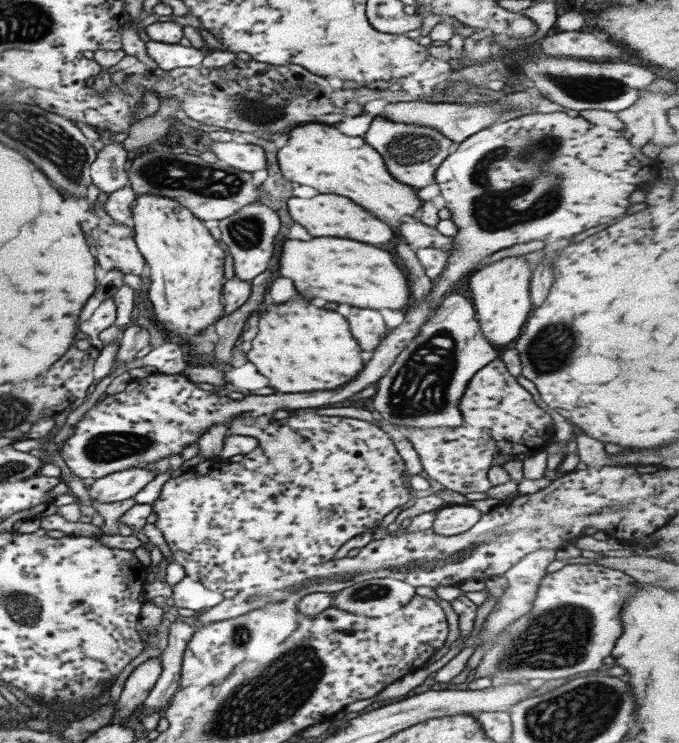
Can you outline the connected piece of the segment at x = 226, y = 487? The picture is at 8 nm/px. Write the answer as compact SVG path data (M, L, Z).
M246 414L234 416L233 421L229 426L228 433L230 435L252 436L257 438L258 446L239 462L218 464L218 468L210 469L204 475L196 470L188 470L182 472L176 478L168 479L160 490L160 496L151 508L156 514L156 522L154 526L161 530L170 551L172 551L174 562L184 568L186 576L196 576L202 586L213 591L223 593L225 590L244 590L250 586L258 586L262 582L266 582L268 578L278 578L282 574L290 574L290 572L304 572L308 566L312 564L322 564L328 560L335 559L335 554L340 547L350 539L362 534L380 522L394 508L402 506L408 502L412 496L408 493L408 489L404 484L402 472L406 470L404 461L392 439L389 435L368 421L359 420L356 418L340 417L340 416L321 416L318 414L296 414L292 418L284 418L284 420L273 419L273 414L264 414L252 418Z

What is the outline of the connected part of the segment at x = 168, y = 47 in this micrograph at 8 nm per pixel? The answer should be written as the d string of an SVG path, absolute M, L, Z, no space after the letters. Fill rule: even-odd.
M149 40L145 42L148 57L164 71L178 68L199 68L203 59L202 52L194 47L186 47L178 44L168 44Z

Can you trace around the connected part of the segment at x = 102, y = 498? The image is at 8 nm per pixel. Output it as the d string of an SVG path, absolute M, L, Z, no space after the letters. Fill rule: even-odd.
M148 465L129 468L97 478L88 492L92 499L103 503L120 502L136 496L156 476Z

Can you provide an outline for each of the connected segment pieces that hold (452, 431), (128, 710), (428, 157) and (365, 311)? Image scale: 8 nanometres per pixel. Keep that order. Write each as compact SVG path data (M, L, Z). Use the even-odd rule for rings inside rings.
M468 424L454 428L429 429L407 426L406 430L408 430L408 440L418 453L424 472L443 484L446 489L465 495L468 492L486 493L492 488L487 474L491 469L492 458L497 454L496 441L493 438L480 434L476 428Z
M150 657L135 669L128 676L124 690L121 692L118 706L116 706L118 710L118 713L116 713L118 722L114 722L114 724L120 724L120 720L126 720L130 714L136 714L134 710L138 706L142 706L162 673L161 657Z
M373 117L370 128L365 134L365 141L377 150L384 159L388 172L402 184L414 189L424 188L435 184L435 170L449 155L448 150L452 141L445 138L438 130L426 126L412 126L412 124L398 124L390 122L384 117ZM404 166L416 166L420 174L404 174Z
M350 307L349 311L347 318L352 337L360 344L362 350L373 352L389 332L382 315L371 308Z

